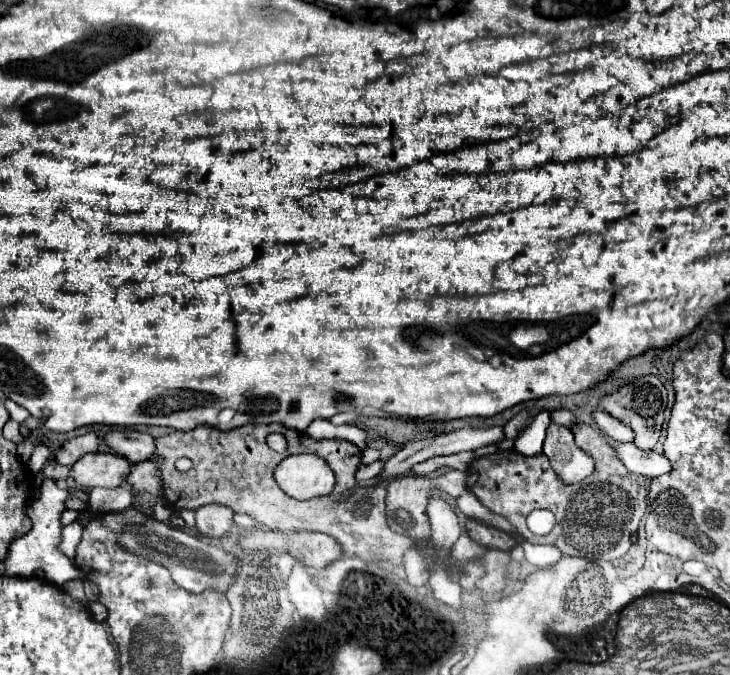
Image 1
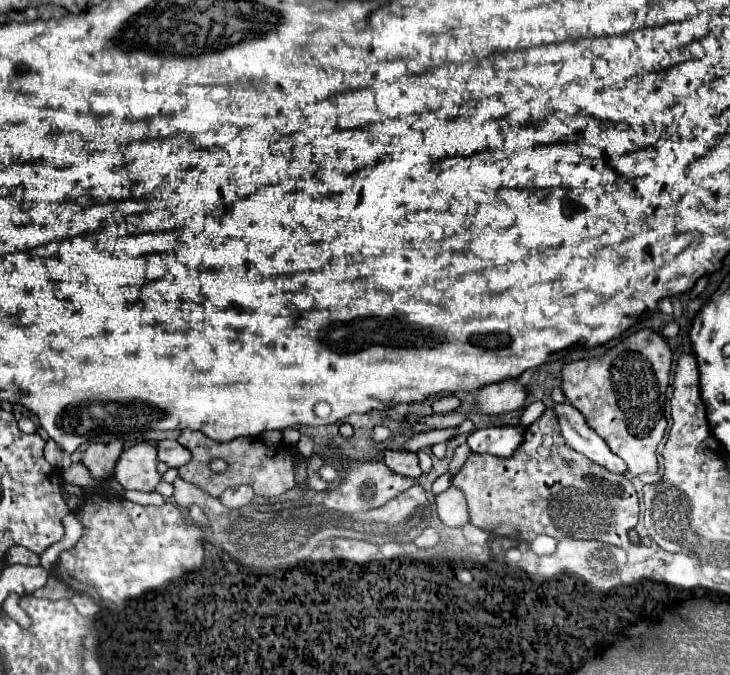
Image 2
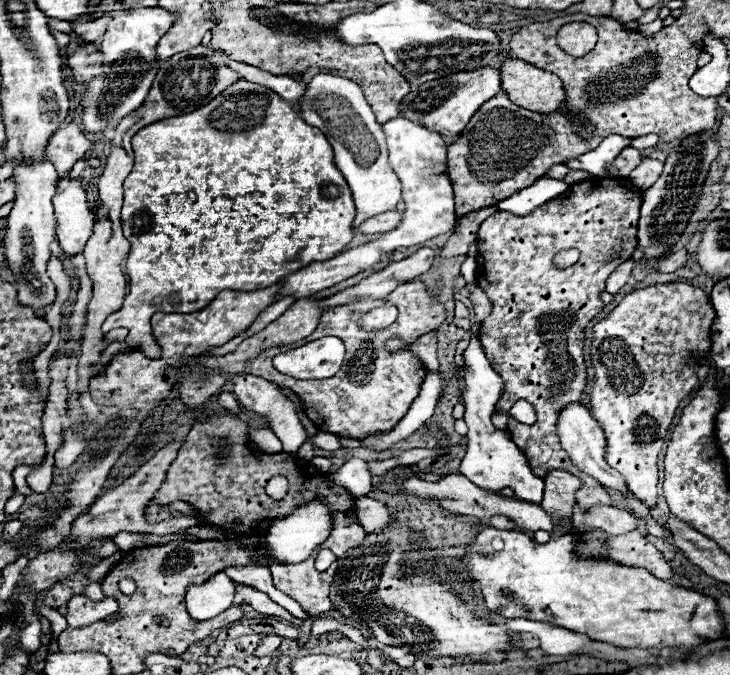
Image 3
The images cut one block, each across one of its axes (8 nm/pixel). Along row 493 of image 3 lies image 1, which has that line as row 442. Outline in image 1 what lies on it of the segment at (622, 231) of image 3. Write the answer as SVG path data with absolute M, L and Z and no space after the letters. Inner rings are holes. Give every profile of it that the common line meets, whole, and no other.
M576 424L572 428L577 446L592 454L596 468L594 472L572 486L560 482L550 468L544 454L522 456L514 450L500 450L490 456L476 458L466 474L466 488L492 512L504 516L516 532L532 544L554 544L564 556L586 556L586 558L620 558L630 548L630 538L638 530L640 518L646 512L644 498L646 486L644 476L630 474L624 464L616 458L608 444L608 438L588 424ZM546 508L556 516L556 526L548 536L534 536L526 528L526 516L532 510Z

